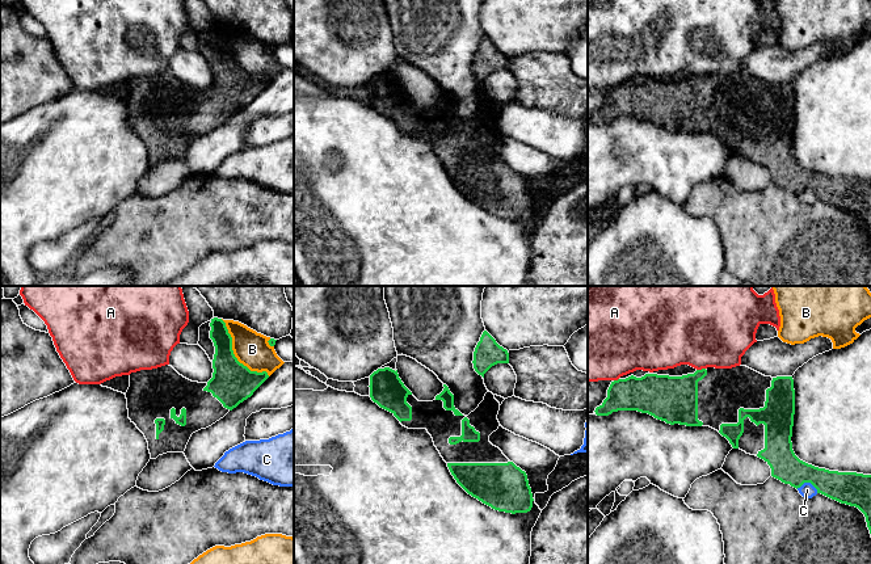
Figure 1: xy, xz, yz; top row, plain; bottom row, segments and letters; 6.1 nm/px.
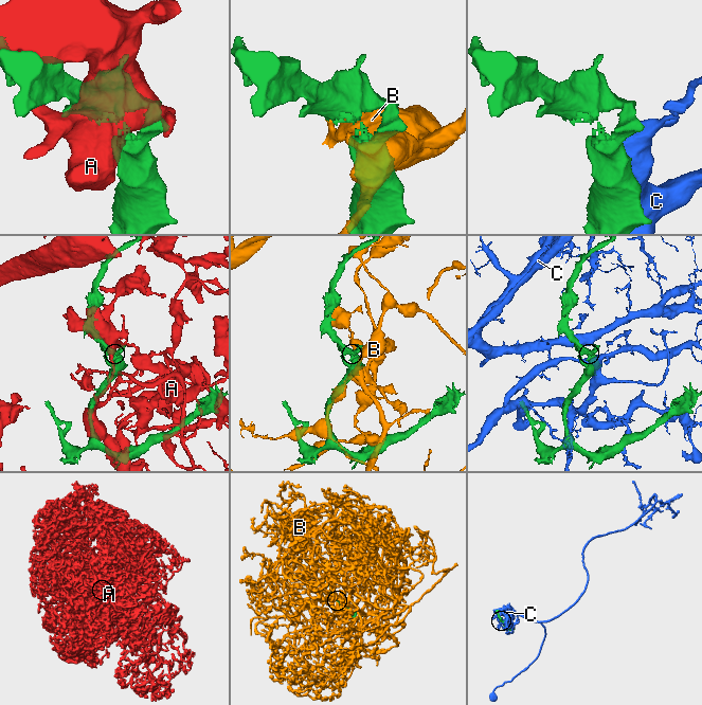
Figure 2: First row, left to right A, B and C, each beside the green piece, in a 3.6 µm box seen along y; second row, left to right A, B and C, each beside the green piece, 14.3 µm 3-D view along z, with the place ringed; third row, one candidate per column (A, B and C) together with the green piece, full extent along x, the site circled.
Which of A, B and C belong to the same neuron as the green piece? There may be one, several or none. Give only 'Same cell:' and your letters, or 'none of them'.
Same cell: none of them

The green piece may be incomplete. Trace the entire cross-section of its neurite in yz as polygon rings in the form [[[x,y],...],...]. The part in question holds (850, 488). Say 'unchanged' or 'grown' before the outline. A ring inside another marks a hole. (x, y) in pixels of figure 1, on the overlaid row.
grown; [[[741,365],[732,369],[707,367],[682,376],[645,374],[641,378],[636,378],[631,375],[626,379],[611,382],[607,390],[607,397],[594,412],[597,416],[609,416],[618,411],[638,411],[648,413],[670,425],[710,426],[725,437],[733,449],[740,449],[746,454],[763,459],[771,468],[771,476],[782,483],[790,484],[796,489],[804,483],[811,483],[817,489],[817,493],[841,504],[858,508],[864,514],[871,534],[871,475],[819,468],[800,460],[795,455],[791,442],[795,414],[795,390],[792,376],[765,376]]]

